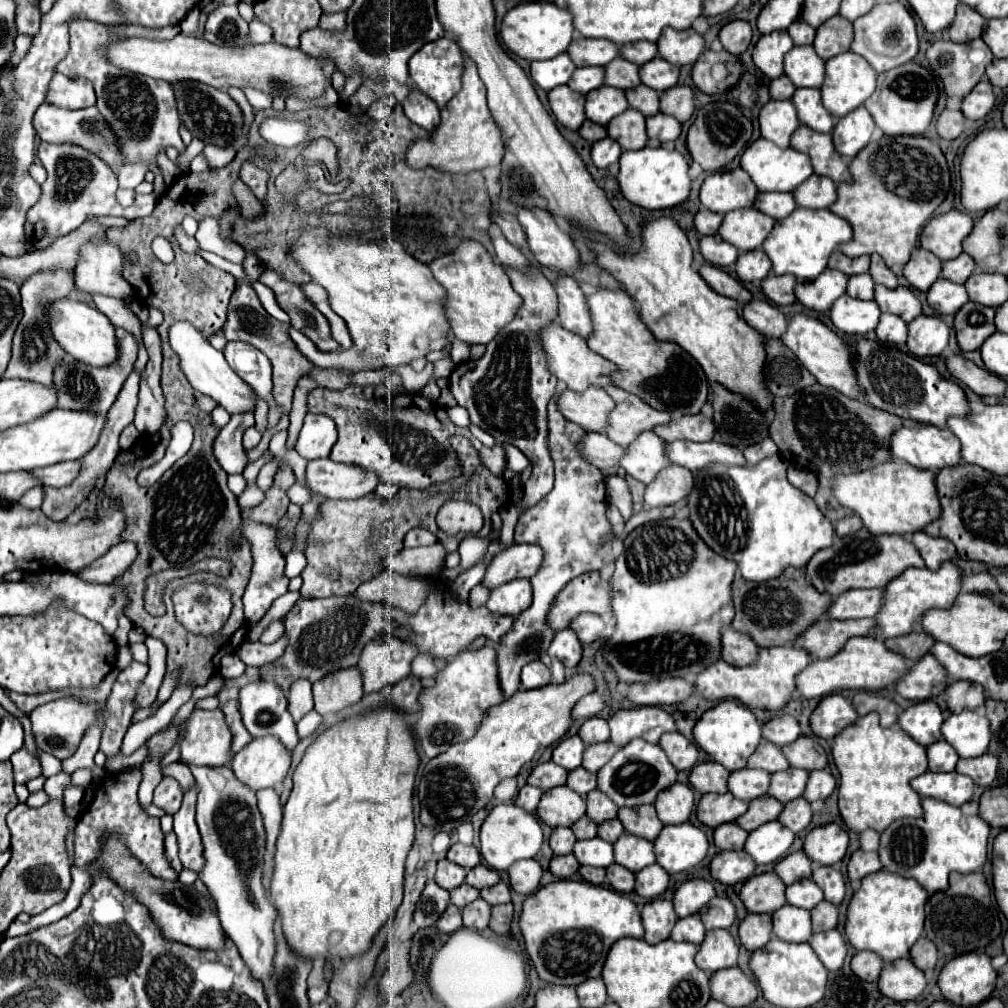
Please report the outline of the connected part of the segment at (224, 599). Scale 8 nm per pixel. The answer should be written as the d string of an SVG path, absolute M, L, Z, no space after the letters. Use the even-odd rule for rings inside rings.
M191 582L183 584L171 596L177 620L195 636L213 636L231 614L231 594L227 588Z

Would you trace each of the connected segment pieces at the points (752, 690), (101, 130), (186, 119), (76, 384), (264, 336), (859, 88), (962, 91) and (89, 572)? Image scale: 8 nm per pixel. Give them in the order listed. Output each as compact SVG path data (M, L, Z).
M775 646L775 648L759 648L757 660L745 668L731 666L723 660L717 660L713 666L707 666L701 674L697 674L693 692L705 700L725 700L735 698L747 704L749 708L763 710L779 710L783 708L793 692L795 692L795 676L811 662L811 656L805 650L795 646Z
M43 102L33 116L33 126L35 126L35 130L43 142L55 142L55 144L71 142L71 144L85 146L87 150L91 150L99 158L105 158L105 162L113 170L117 170L117 166L123 164L123 158L121 158L119 148L117 148L117 140L115 140L113 132L109 130L109 126L105 124L105 120L101 118L101 114L97 112L95 106L83 108L83 110L65 110L59 106L49 106L49 102Z
M173 82L171 84L177 100L177 110L183 126L205 144L213 146L231 146L235 150L241 150L247 144L249 128L245 126L243 112L239 104L223 90L217 90L213 86L207 86L203 82Z
M117 328L117 344L121 346L121 358L117 358L117 362L113 362L113 366L95 368L95 366L77 362L77 360L73 360L69 356L65 356L55 366L53 384L55 384L55 390L57 390L57 408L93 410L93 414L107 414L107 410L115 402L125 378L131 374L133 364L137 360L137 342L133 340L133 336L127 330Z
M237 284L231 302L229 302L229 310L227 310L227 322L223 326L223 336L227 340L243 340L255 348L259 348L263 354L267 354L267 358L271 360L273 366L273 398L275 402L281 406L283 414L291 412L291 402L293 402L293 390L297 386L297 380L309 370L313 368L311 362L307 362L307 358L303 358L295 344L291 342L289 334L287 334L287 324L277 322L275 318L271 318L265 308L261 306L255 290L251 284Z
M845 52L825 62L825 82L821 86L821 96L823 96L825 108L829 108L829 112L835 118L841 118L851 110L855 110L857 106L863 106L875 88L877 88L877 72L859 54Z
M981 38L965 44L955 44L951 40L937 40L927 50L927 60L931 64L931 70L943 80L947 96L967 96L977 82L985 76L987 64L993 60L993 54L989 54L989 46Z
M121 542L117 546L111 546L105 556L97 558L85 570L79 570L77 576L85 582L111 584L117 576L121 576L129 568L129 562L133 562L135 558L137 558L135 544L133 542Z

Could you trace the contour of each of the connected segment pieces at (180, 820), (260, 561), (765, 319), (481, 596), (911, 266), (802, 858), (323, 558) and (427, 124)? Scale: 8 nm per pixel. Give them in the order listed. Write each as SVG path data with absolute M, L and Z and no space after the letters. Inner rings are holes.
M193 784L183 798L179 812L173 816L173 832L179 842L179 858L185 868L199 872L203 866L203 846L195 824L195 804L197 804L197 784Z
M247 522L243 524L243 534L245 538L249 538L251 542L251 550L253 550L253 570L251 570L251 580L247 584L247 590L243 594L243 604L245 604L245 618L251 624L257 624L265 612L269 610L269 606L273 604L275 598L283 596L287 592L287 584L289 578L285 576L283 568L285 568L285 556L277 550L275 544L275 528L267 526L267 524L259 524L259 522Z
M759 298L747 302L747 306L743 308L743 318L745 322L749 322L749 326L771 338L779 338L785 332L787 324L785 316L771 302Z
M475 586L469 594L469 602L473 606L483 606L487 602L487 598L489 598L489 588L487 586Z
M915 248L911 254L911 260L905 264L905 278L913 288L919 288L927 292L931 284L941 276L943 262L929 250L925 248Z
M793 852L789 856L785 856L777 866L775 866L775 872L779 874L779 878L785 882L785 884L793 884L797 880L803 880L803 878L811 878L813 874L813 862L811 858L805 856L805 852Z
M375 492L357 500L325 500L319 506L317 516L309 522L311 530L305 546L307 566L303 570L305 592L301 592L301 596L327 598L333 594L353 594L363 582L375 578L377 572L371 572L371 566L377 570L377 564L375 564L377 558L375 558L375 552L369 552L369 536L375 526L393 532L397 530L399 524L405 524L405 522L401 520L401 510L397 500L393 502L385 500ZM331 570L339 570L341 578L335 582L329 580Z
M413 90L407 100L403 102L403 110L405 110L405 116L415 122L417 126L425 128L427 132L435 132L435 128L439 126L439 108L437 104L427 98L425 94Z

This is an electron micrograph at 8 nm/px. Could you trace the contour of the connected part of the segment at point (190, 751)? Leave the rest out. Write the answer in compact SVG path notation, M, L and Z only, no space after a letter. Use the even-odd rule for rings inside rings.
M193 710L181 724L183 738L179 742L179 762L187 766L223 766L231 758L231 732L225 724L221 710Z

